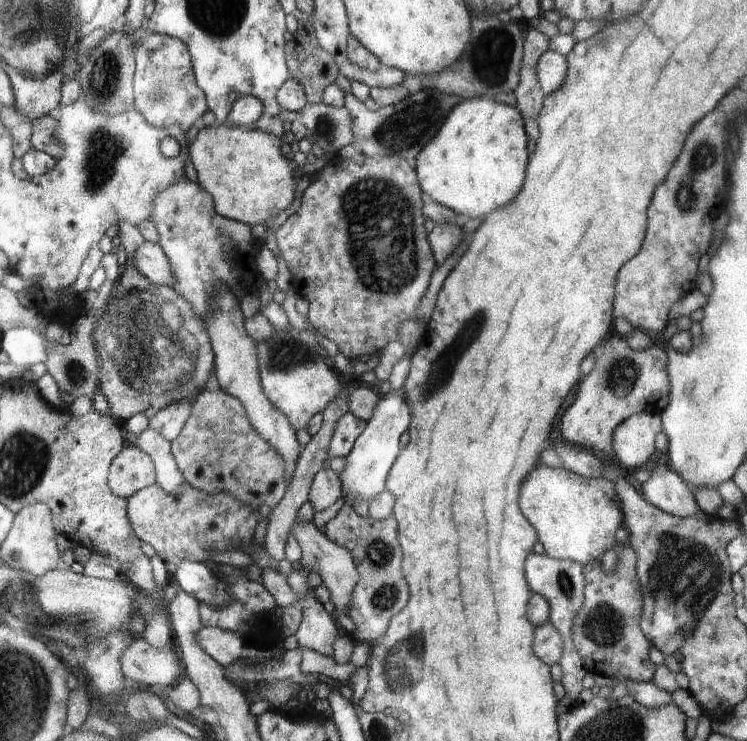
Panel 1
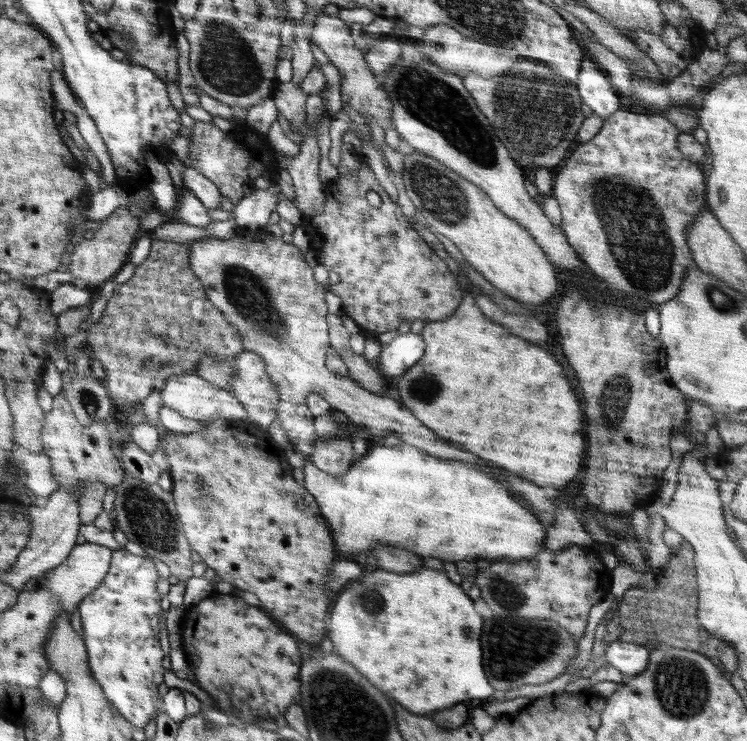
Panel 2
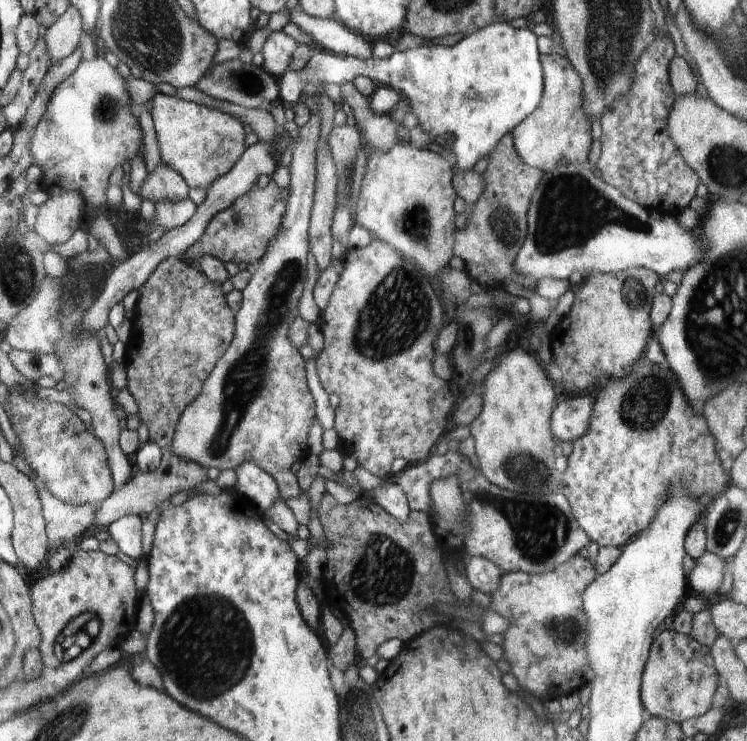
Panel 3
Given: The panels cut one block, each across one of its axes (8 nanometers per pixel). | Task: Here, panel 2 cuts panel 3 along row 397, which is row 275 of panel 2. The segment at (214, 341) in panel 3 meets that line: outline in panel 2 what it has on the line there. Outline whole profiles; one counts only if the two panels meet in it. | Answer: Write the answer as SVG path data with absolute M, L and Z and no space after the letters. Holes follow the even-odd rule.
M152 238L146 260L136 267L129 280L118 286L108 299L102 317L87 330L90 358L102 362L106 372L103 384L116 411L143 406L153 390L164 389L166 380L176 374L195 373L202 356L222 362L232 360L245 350L237 330L210 302L200 279L190 269L190 243Z

